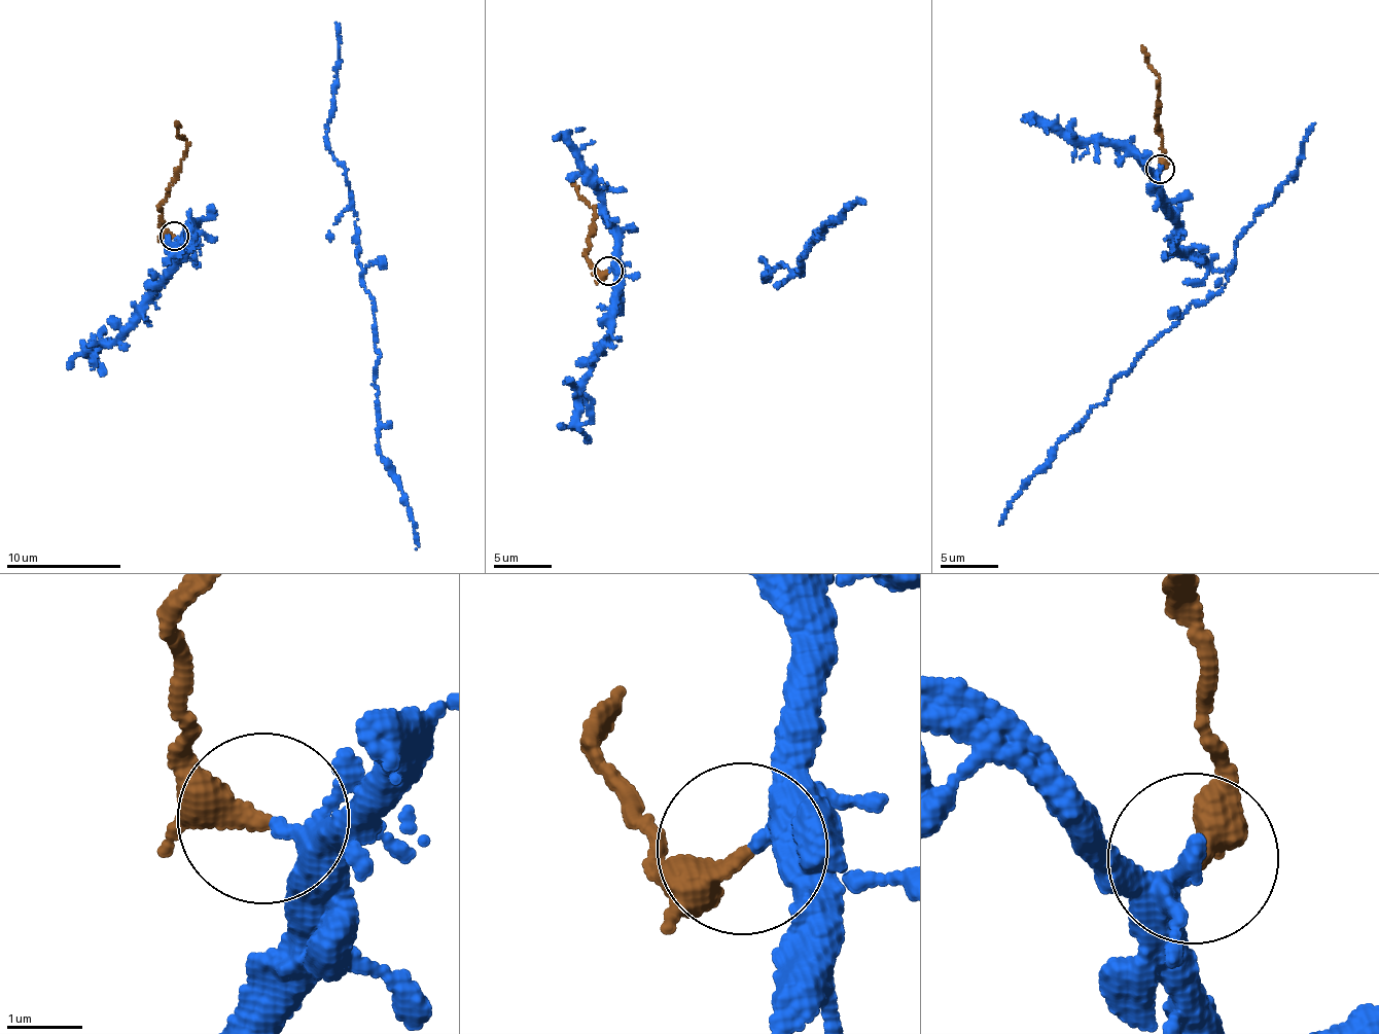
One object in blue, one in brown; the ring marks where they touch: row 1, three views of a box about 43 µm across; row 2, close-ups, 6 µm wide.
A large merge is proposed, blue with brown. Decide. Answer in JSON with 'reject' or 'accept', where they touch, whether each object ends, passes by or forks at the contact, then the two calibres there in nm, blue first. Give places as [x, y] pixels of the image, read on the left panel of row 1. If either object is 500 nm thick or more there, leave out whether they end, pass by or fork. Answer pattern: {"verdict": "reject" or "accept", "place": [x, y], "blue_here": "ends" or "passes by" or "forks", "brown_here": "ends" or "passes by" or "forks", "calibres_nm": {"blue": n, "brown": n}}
{"verdict": "reject", "place": [174, 236], "blue_here": "forks", "brown_here": "passes by", "calibres_nm": {"blue": 200, "brown": 280}}

